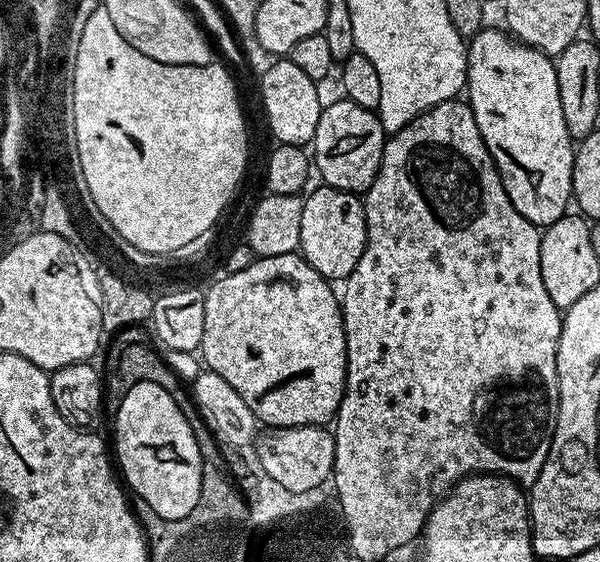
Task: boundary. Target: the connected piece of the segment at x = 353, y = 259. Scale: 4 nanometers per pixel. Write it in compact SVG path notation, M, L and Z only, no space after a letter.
M319 187L304 196L299 251L304 261L314 266L314 270L318 270L318 274L322 274L325 280L343 282L352 273L354 266L358 266L358 258L362 258L362 250L366 246L368 231L364 202L355 192Z

